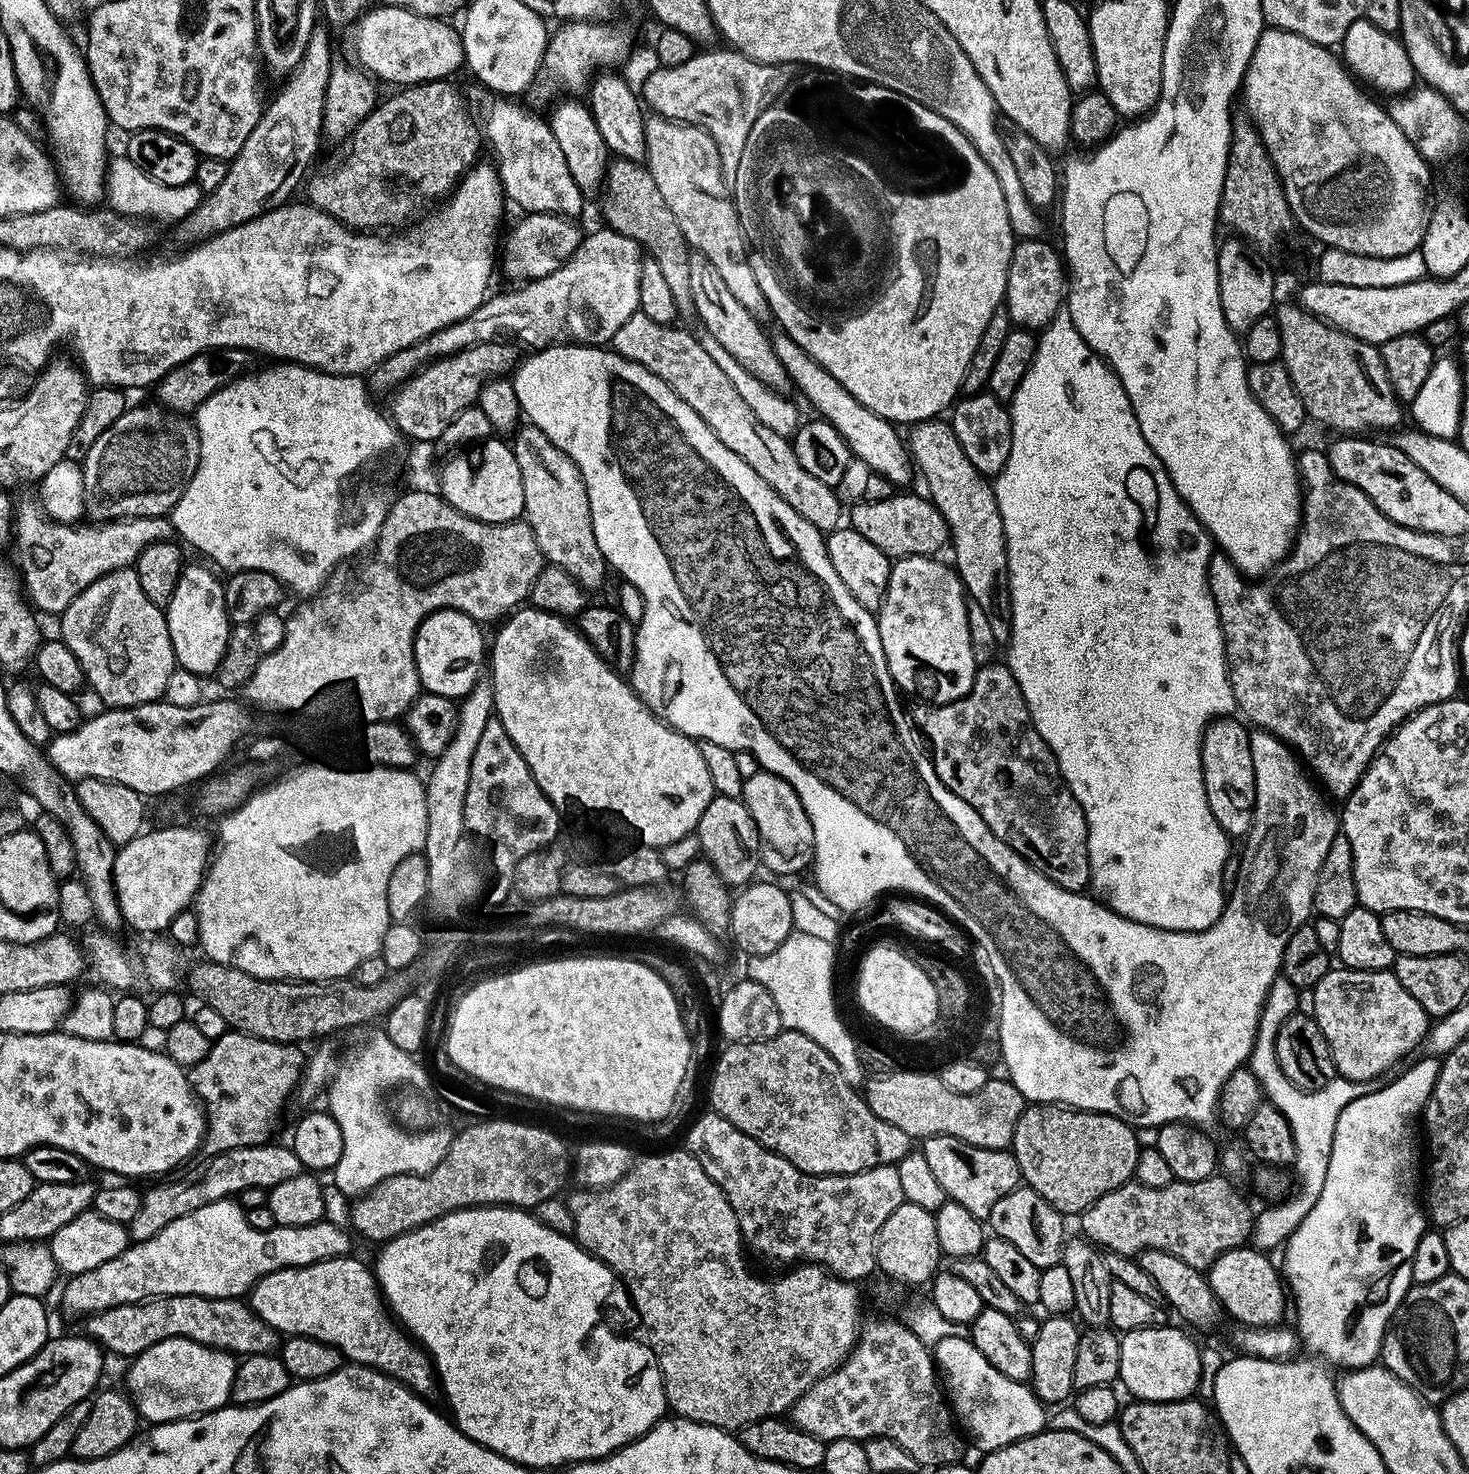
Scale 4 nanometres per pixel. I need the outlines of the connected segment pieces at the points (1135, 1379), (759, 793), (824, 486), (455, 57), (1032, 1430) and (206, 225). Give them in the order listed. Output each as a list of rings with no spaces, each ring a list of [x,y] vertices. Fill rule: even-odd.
[[[1157,1326],[1154,1328],[1139,1328],[1133,1332],[1126,1332],[1120,1336],[1122,1346],[1122,1366],[1120,1367],[1121,1385],[1125,1384],[1136,1400],[1153,1400],[1166,1402],[1167,1400],[1187,1400],[1200,1386],[1200,1354],[1201,1345],[1196,1345],[1186,1333],[1185,1329],[1173,1326]]]
[[[759,770],[753,777],[745,779],[742,799],[758,826],[765,869],[769,868],[780,876],[792,876],[795,872],[802,871],[807,864],[809,867],[813,863],[816,847],[810,818],[798,794],[785,780],[772,772]]]
[[[638,311],[626,318],[618,334],[614,334],[610,341],[611,351],[630,362],[638,362],[638,366],[650,370],[650,374],[669,384],[674,394],[678,394],[678,398],[682,398],[682,402],[686,402],[686,406],[690,406],[690,410],[710,426],[722,446],[730,446],[730,450],[734,450],[734,454],[738,454],[738,458],[742,458],[742,462],[746,462],[746,466],[750,466],[750,470],[754,470],[754,474],[769,484],[795,512],[802,514],[806,522],[813,524],[822,534],[841,527],[843,520],[840,519],[843,516],[845,519],[846,508],[836,497],[837,489],[802,470],[802,462],[798,462],[794,454],[791,439],[758,422],[754,410],[750,410],[742,394],[734,390],[734,382],[730,382],[718,362],[706,354],[703,339],[676,327],[654,322]]]
[[[373,7],[355,25],[355,59],[379,81],[389,80],[392,84],[400,84],[396,86],[448,80],[466,64],[461,33],[457,29],[455,32],[448,23],[447,19],[419,16],[405,8]]]
[[[944,1336],[934,1344],[934,1363],[942,1377],[947,1399],[955,1419],[968,1427],[967,1435],[981,1448],[981,1453],[993,1452],[1019,1440],[1045,1431],[1045,1405],[1025,1381],[1006,1378],[964,1336]]]
[[[317,22],[311,30],[310,42],[307,50],[300,60],[300,64],[283,81],[280,93],[261,111],[260,120],[250,130],[250,138],[238,150],[238,154],[232,157],[228,165],[228,173],[218,186],[216,191],[209,192],[201,199],[200,205],[190,215],[184,217],[175,225],[176,240],[180,246],[195,246],[203,244],[206,240],[220,235],[221,232],[242,226],[262,214],[266,214],[272,208],[279,208],[281,204],[287,204],[293,199],[292,191],[300,184],[304,175],[309,175],[308,167],[316,156],[322,141],[322,129],[324,127],[324,99],[326,98],[326,86],[330,82],[330,74],[334,57],[330,48],[330,30],[324,22]]]

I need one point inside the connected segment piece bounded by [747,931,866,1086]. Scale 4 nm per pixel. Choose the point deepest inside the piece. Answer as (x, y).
(799, 974)

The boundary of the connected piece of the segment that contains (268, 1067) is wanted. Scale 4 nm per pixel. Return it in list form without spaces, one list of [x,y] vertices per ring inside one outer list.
[[[229,1030],[212,1041],[202,1062],[187,1069],[188,1082],[206,1117],[203,1151],[213,1156],[235,1148],[269,1143],[284,1103],[297,1091],[306,1071],[306,1056],[294,1044],[283,1044]]]

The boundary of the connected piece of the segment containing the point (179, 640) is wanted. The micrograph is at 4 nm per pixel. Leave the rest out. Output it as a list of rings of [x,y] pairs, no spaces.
[[[185,563],[178,584],[174,586],[174,594],[166,605],[170,642],[174,646],[176,663],[201,678],[211,677],[222,662],[230,629],[224,584],[220,580],[216,581],[217,573],[207,563],[204,564]]]

